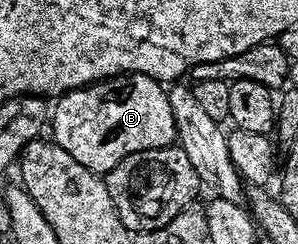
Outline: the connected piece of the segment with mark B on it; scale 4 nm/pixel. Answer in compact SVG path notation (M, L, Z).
M140 72L112 76L85 88L64 92L54 101L49 116L50 135L54 143L77 158L81 166L96 174L106 174L129 158L129 154L169 148L176 143L173 106L169 106L167 94L168 89L160 81Z

